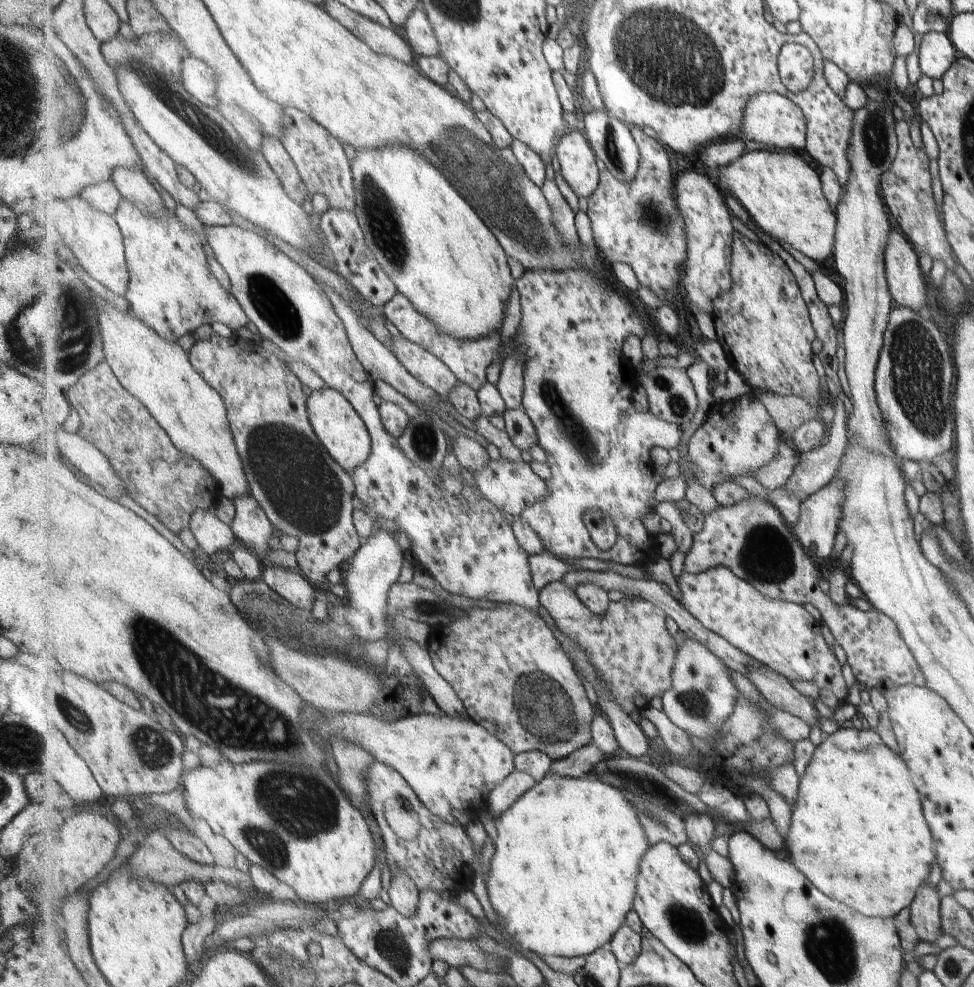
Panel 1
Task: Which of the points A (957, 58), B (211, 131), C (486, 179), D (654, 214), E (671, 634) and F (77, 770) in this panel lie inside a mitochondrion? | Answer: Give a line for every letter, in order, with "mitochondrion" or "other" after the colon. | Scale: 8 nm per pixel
A: other
B: mitochondrion
C: mitochondrion
D: mitochondrion
E: other
F: other

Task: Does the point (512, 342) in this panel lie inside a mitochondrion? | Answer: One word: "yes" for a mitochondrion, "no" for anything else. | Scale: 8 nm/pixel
no

